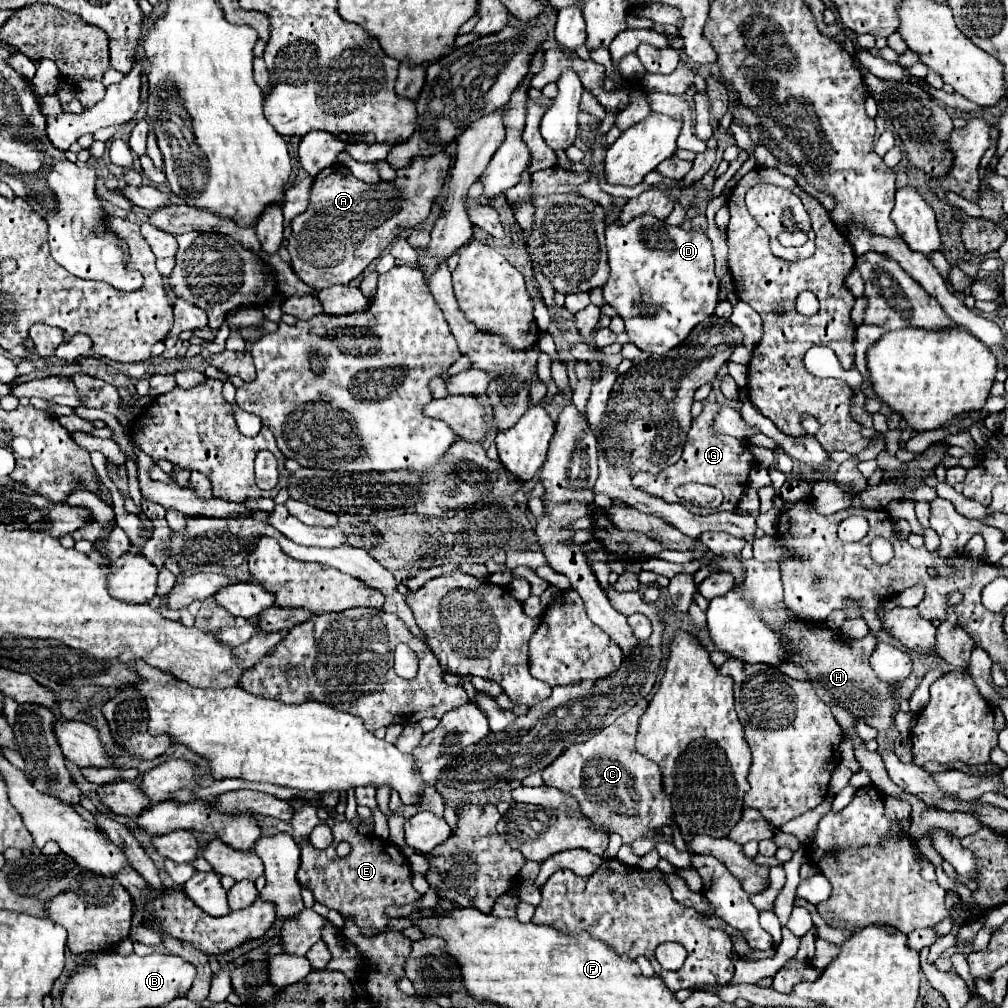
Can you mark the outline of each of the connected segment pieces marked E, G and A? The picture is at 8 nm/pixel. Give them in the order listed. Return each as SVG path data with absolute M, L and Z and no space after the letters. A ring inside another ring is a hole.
M290 800L294 808L294 816L288 822L280 820L264 820L260 826L268 836L274 836L274 832L286 832L294 838L294 842L300 848L300 868L298 868L298 882L300 886L306 886L312 890L316 902L324 904L330 910L336 910L346 916L354 916L354 924L358 928L372 928L372 930L386 930L388 928L388 916L384 914L386 906L392 904L414 904L422 896L412 888L410 882L410 866L404 854L388 840L382 840L378 836L364 836L352 824L338 822L338 820L326 820L326 824L332 828L334 842L326 850L316 850L308 836L310 832L320 824L320 818L316 816L316 806L302 800ZM336 842L350 842L352 854L348 858L338 858L336 854Z
M712 402L704 404L702 414L692 422L692 428L688 432L688 440L686 440L682 458L674 466L662 470L660 474L648 474L648 472L634 474L632 476L634 488L640 488L640 490L648 492L650 496L658 496L658 498L666 500L668 504L672 504L674 498L676 498L674 496L674 488L676 486L686 484L686 482L712 484L718 490L722 490L722 494L724 494L724 502L720 504L718 510L726 510L726 512L736 510L738 500L740 500L744 488L748 486L748 472L756 464L756 460L754 460L748 444L742 444L736 438L732 438L728 434L720 434L720 432L716 432L712 428L710 410L718 410L718 404L712 404Z
M440 152L426 160L416 158L412 166L398 170L394 182L380 182L376 186L354 178L342 164L324 168L314 178L306 212L292 220L288 252L294 272L318 292L334 284L348 284L360 276L392 240L426 220L432 202L444 186L448 168L450 156Z

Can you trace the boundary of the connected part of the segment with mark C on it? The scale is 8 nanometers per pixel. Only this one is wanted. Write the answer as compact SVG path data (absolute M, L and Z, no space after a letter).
M642 700L626 714L618 716L614 724L594 734L586 744L568 746L566 752L542 772L542 778L546 786L570 792L570 796L582 804L582 812L586 812L590 820L606 824L606 828L620 834L626 844L642 838L648 830L670 826L674 830L674 846L686 850L684 838L678 828L674 828L670 798L662 790L662 776L652 772L652 762L640 756L634 748L638 720L646 706L648 702Z

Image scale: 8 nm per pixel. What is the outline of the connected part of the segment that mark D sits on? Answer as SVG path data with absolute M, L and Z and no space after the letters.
M638 216L630 224L610 222L606 228L610 280L604 286L604 300L618 310L626 322L626 334L632 342L648 354L666 354L686 340L692 328L714 314L718 304L718 278L714 274L714 254L708 236L698 230L684 230L682 226L668 226L654 216Z

